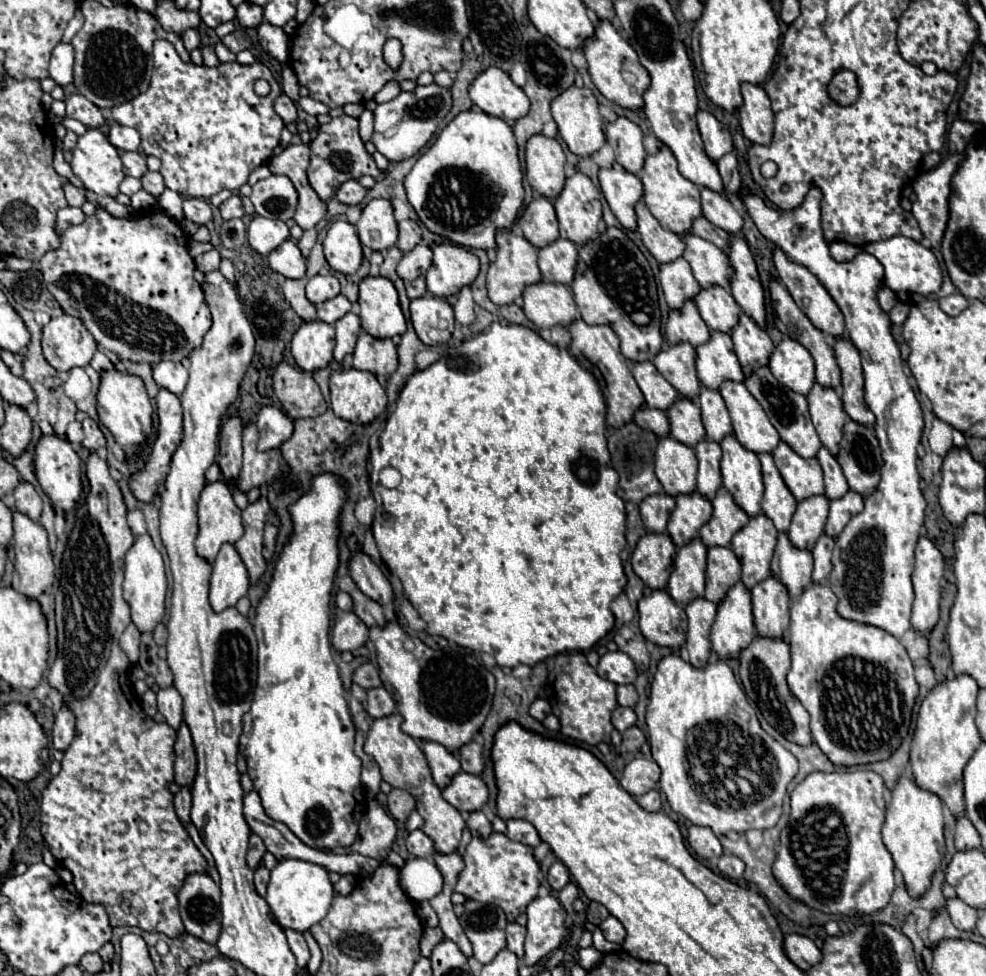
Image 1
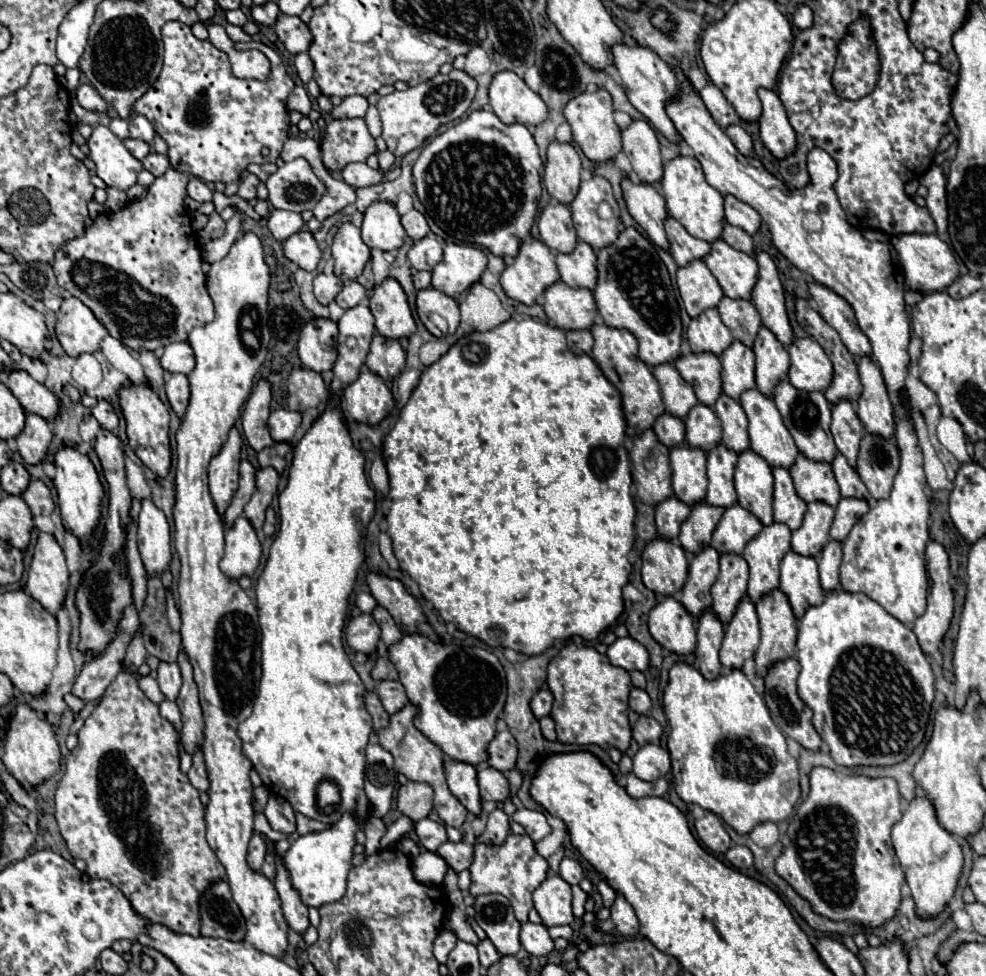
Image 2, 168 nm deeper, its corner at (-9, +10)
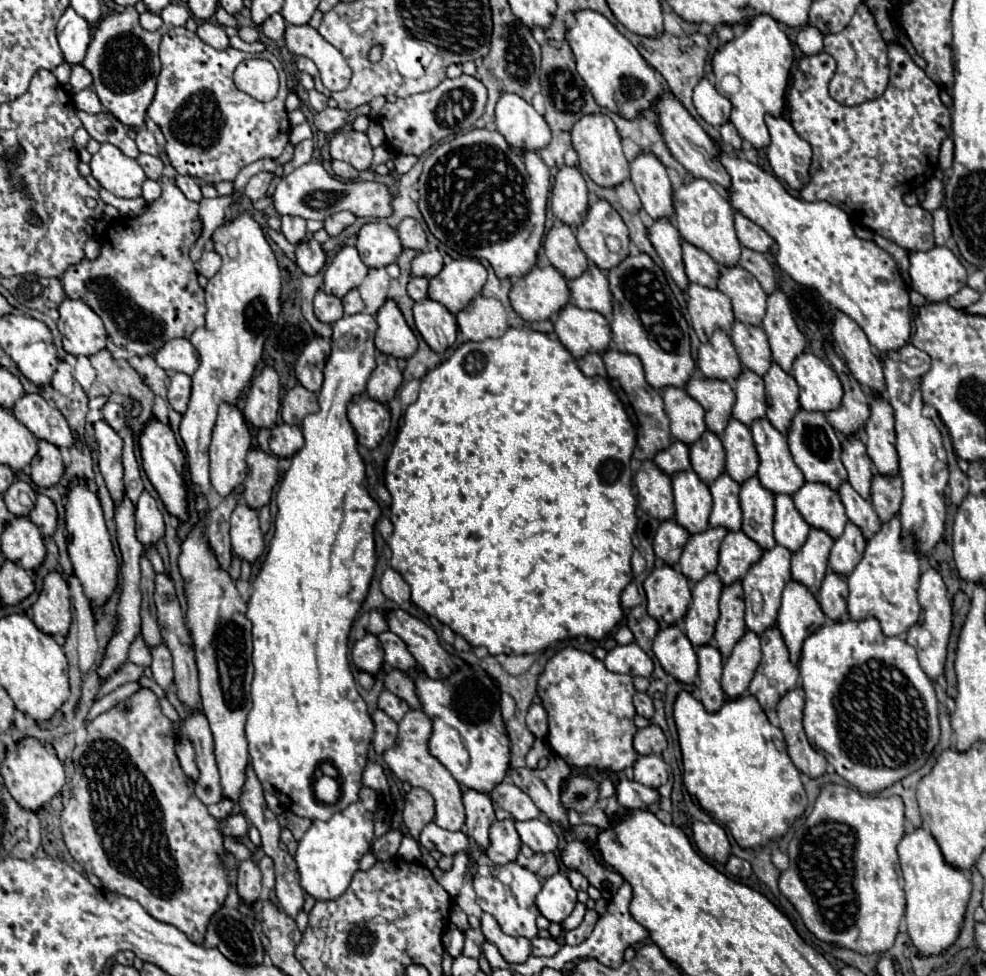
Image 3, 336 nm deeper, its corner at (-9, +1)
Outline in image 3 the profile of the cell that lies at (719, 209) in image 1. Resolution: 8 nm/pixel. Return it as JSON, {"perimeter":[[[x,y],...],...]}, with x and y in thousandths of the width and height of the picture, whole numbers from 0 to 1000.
{"perimeter":[[[744,218],[744,233],[746,233],[746,241],[751,245],[751,249],[763,257],[775,259],[783,253],[785,245],[767,228],[763,228],[761,224],[757,224],[753,218]]]}

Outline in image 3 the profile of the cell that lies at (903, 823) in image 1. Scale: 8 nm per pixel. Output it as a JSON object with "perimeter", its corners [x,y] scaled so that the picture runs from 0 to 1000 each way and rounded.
{"perimeter":[[[937,847],[917,853],[911,864],[911,876],[919,913],[921,958],[933,978],[949,978],[955,972],[961,972],[972,960],[984,919],[984,903],[976,890],[959,884],[949,860]]]}

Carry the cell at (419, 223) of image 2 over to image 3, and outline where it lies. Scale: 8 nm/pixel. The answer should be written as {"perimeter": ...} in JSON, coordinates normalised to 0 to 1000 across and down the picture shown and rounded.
{"perimeter":[[[416,222],[410,224],[404,231],[404,243],[410,253],[422,255],[422,257],[428,257],[432,253],[432,239],[422,224],[416,224]]]}

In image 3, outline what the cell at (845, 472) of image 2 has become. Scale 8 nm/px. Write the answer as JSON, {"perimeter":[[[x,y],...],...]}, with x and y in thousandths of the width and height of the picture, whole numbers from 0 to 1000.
{"perimeter":[[[856,493],[856,495],[852,497],[850,505],[852,505],[852,511],[854,511],[856,519],[858,519],[860,532],[874,542],[874,546],[876,546],[878,552],[884,550],[884,548],[892,542],[892,532],[890,532],[888,524],[884,522],[882,513],[878,513],[876,509],[872,509],[872,507],[864,501],[864,497],[862,497],[860,493]]]}

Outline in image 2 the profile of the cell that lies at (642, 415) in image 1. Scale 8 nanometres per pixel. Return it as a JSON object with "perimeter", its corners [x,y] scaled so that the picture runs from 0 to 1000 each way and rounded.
{"perimeter":[[[671,424],[661,441],[675,459],[694,455],[694,432],[682,424]]]}

